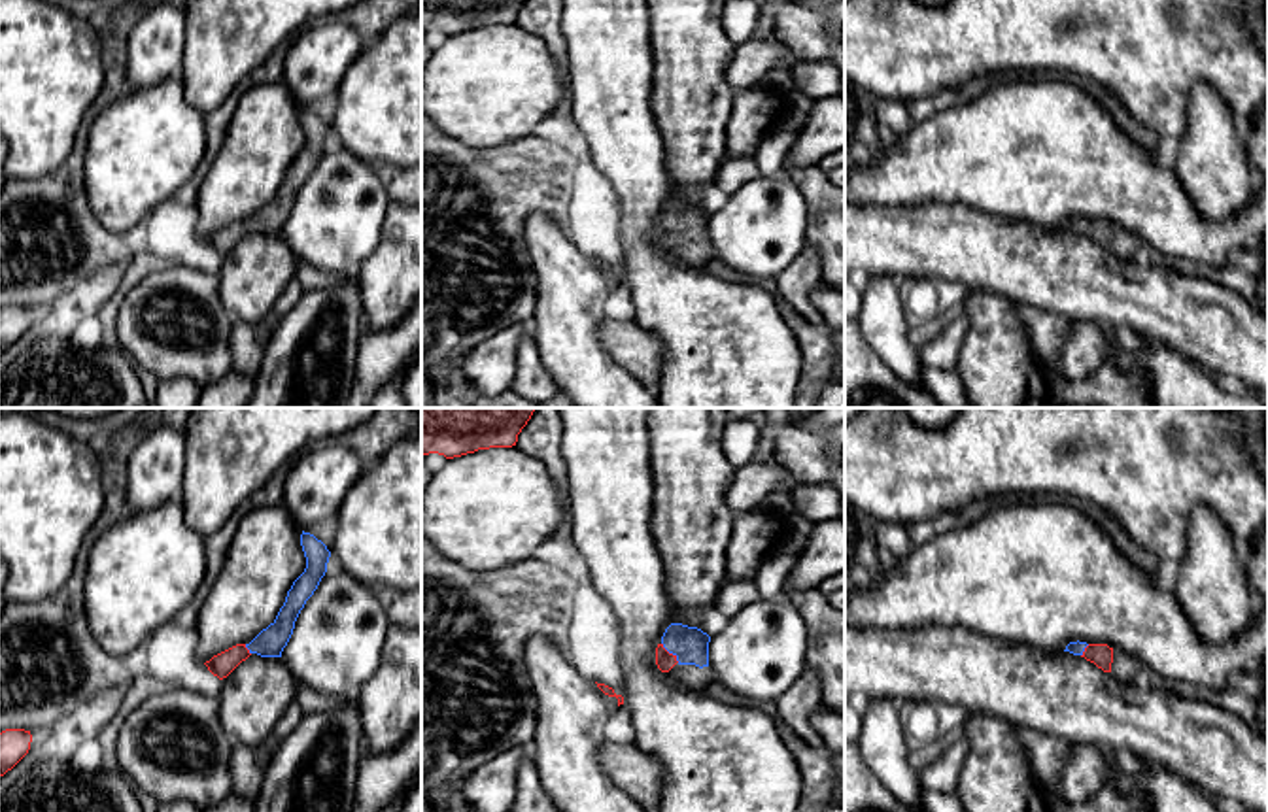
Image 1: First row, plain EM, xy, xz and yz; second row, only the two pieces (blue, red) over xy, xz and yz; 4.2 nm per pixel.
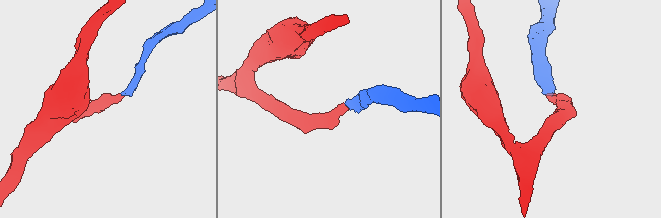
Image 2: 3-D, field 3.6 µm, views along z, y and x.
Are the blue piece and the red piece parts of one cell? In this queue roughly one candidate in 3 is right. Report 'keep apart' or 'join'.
join

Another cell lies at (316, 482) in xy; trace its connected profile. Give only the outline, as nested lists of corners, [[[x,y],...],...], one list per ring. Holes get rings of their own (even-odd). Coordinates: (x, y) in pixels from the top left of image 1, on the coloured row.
[[[325,442],[302,451],[283,478],[283,504],[300,531],[336,516],[367,466],[357,451],[338,444]]]

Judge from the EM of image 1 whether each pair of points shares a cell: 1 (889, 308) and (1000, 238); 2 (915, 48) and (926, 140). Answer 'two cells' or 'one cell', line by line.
1: two cells
2: two cells

